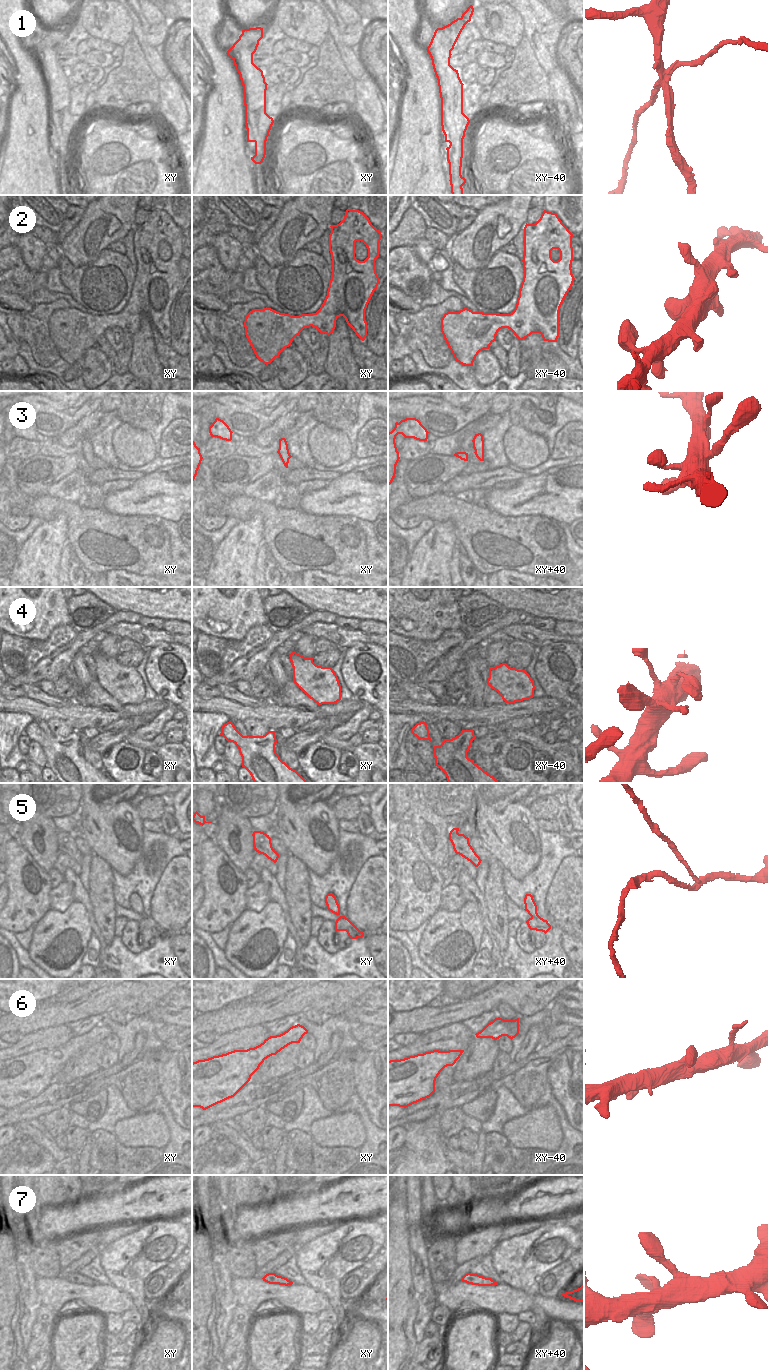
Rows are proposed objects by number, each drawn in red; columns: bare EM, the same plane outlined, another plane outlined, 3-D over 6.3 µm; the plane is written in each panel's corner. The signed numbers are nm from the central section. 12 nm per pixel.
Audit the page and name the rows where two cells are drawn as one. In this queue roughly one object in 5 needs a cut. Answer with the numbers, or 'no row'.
1

